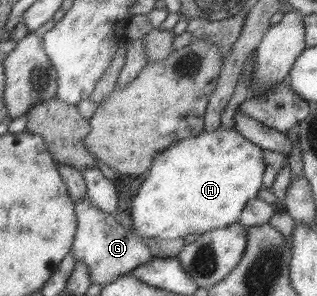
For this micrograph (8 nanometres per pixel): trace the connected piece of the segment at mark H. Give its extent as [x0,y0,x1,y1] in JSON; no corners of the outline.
[129,126,263,240]

